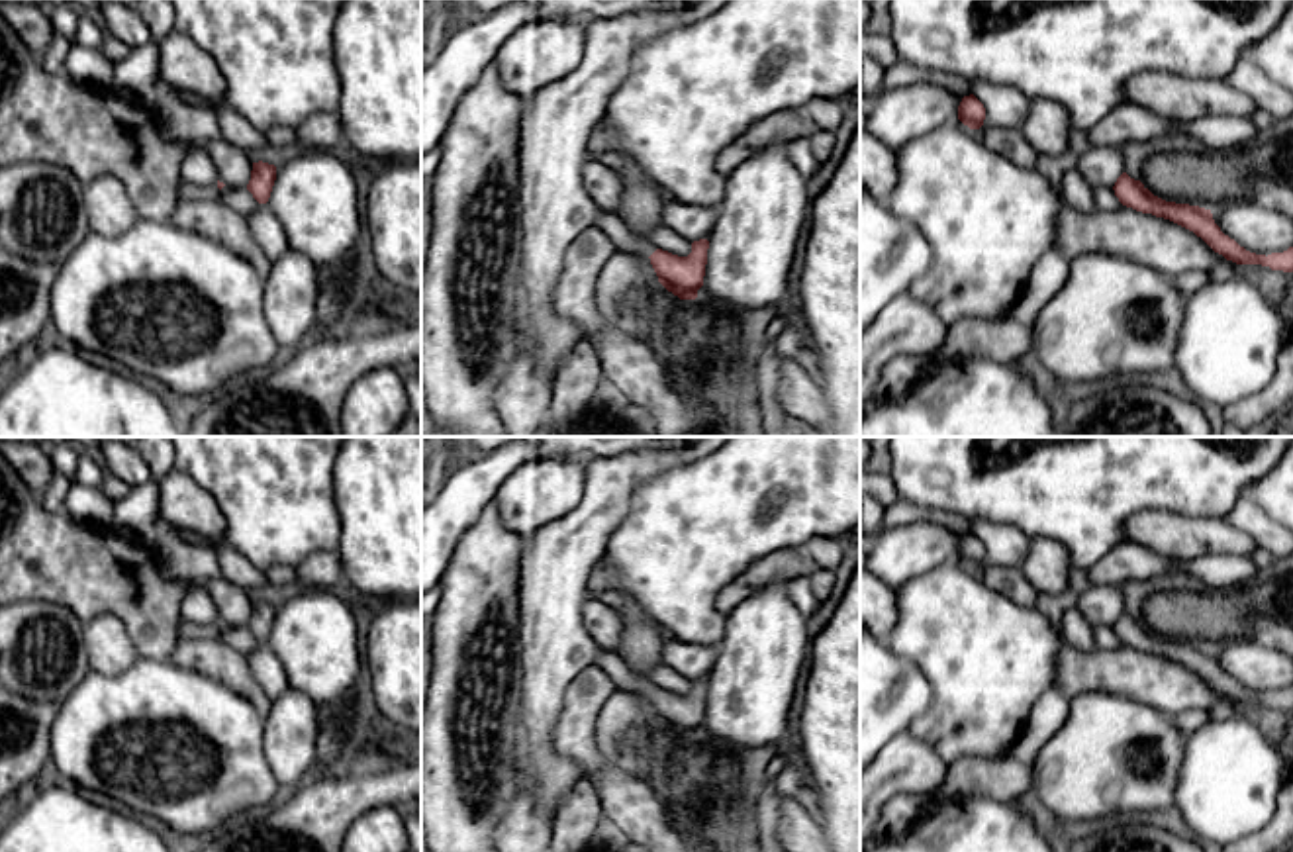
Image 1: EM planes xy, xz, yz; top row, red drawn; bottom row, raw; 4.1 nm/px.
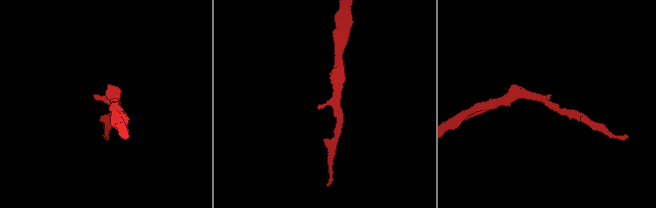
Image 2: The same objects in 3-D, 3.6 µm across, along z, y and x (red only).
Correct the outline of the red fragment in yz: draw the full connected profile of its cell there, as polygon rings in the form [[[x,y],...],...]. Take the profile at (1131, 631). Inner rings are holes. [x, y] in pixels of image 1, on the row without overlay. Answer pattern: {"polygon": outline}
{"polygon": [[[1126,611],[1117,617],[1113,629],[1123,644],[1170,658],[1193,670],[1226,699],[1232,699],[1236,703],[1262,703],[1269,705],[1271,709],[1293,711],[1293,686],[1283,691],[1271,691],[1268,695],[1250,691],[1221,670],[1221,666],[1213,658],[1211,648],[1166,640],[1154,635],[1140,619],[1130,617]]]}

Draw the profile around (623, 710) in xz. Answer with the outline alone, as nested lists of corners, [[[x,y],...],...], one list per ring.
[[[617,689],[601,707],[594,729],[598,748],[609,766],[625,766],[621,740],[641,723],[648,701],[633,691]]]

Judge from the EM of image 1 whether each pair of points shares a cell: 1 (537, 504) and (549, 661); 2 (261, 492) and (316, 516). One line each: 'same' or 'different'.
1: different
2: same

